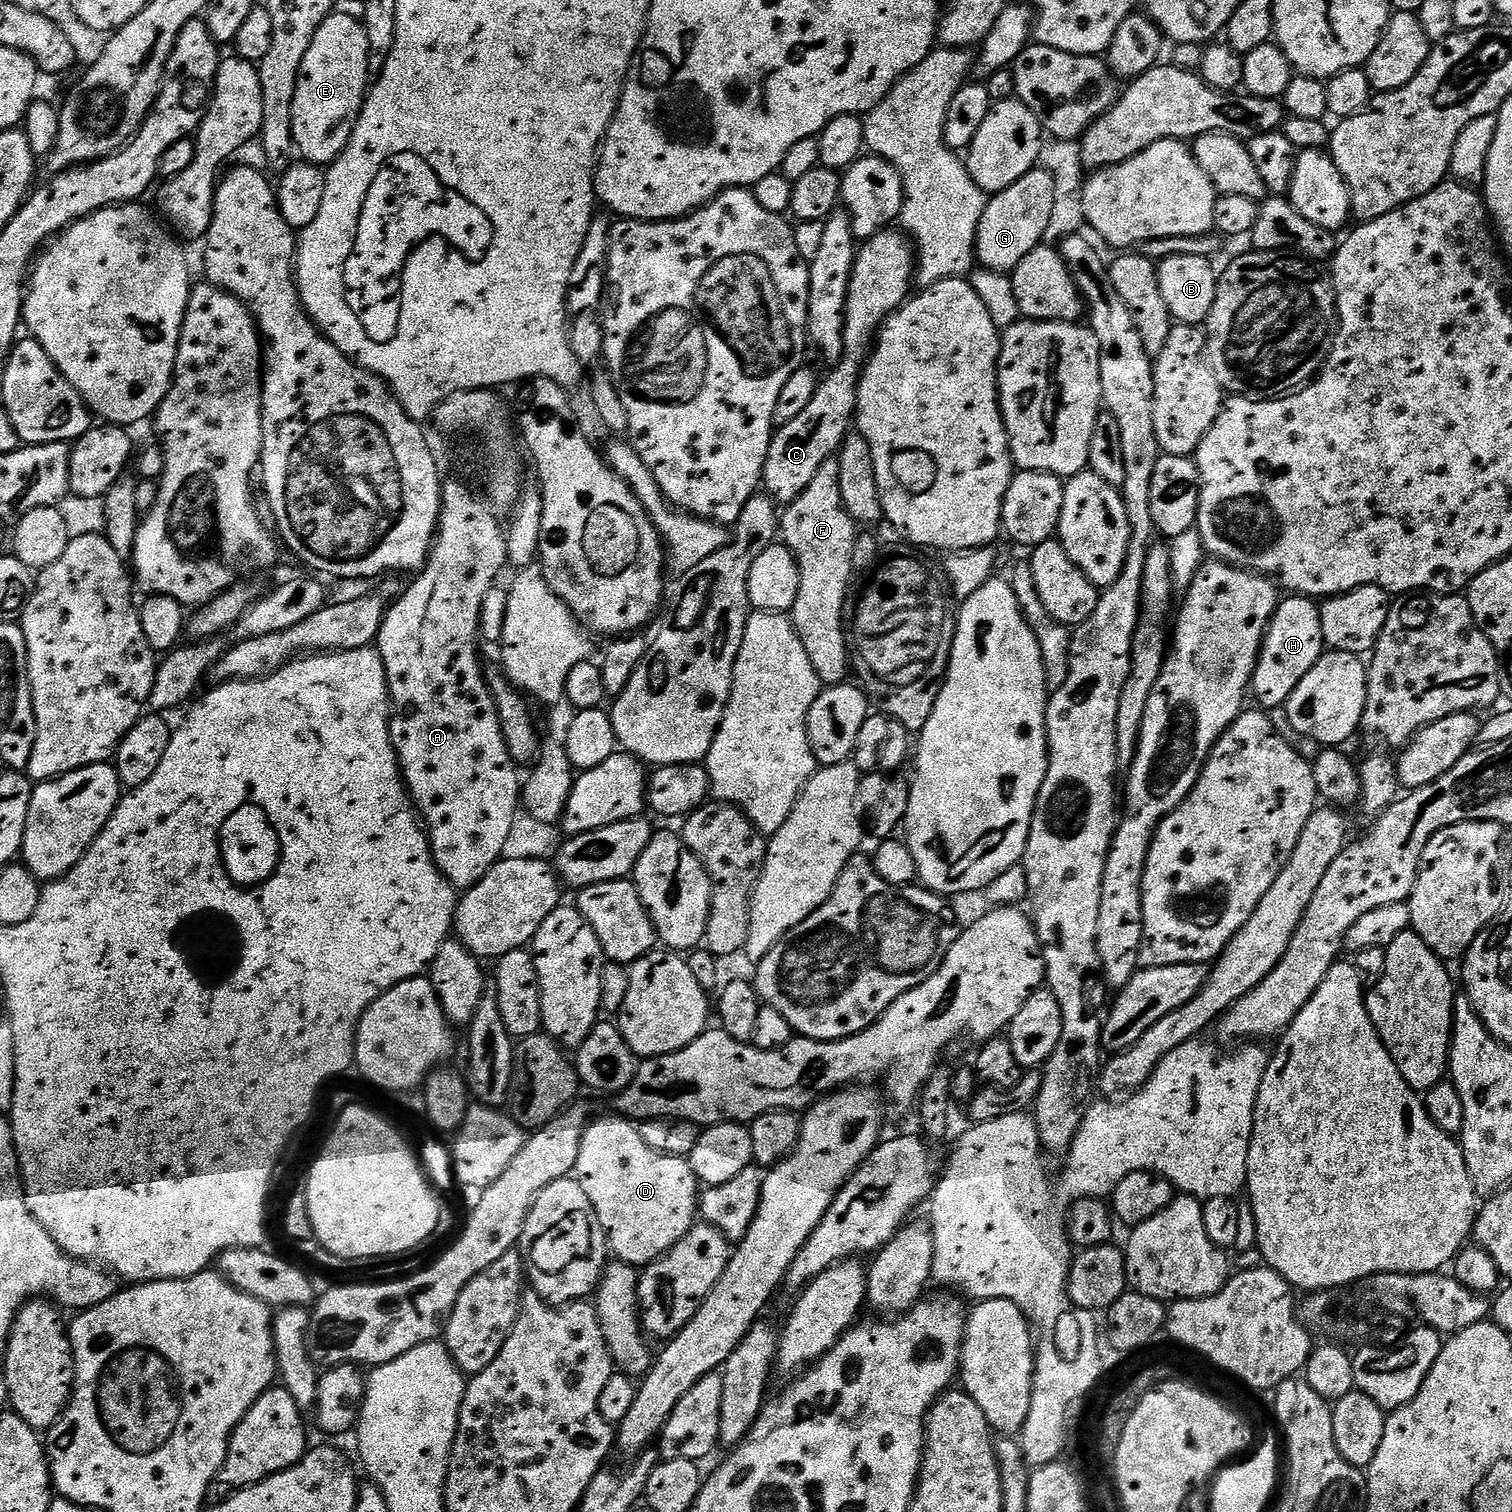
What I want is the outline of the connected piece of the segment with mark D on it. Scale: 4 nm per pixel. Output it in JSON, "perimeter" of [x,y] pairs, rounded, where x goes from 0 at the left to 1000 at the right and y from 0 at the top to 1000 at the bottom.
{"perimeter":[[[407,737],[392,740],[390,743],[386,752],[384,753],[380,779],[385,784],[388,792],[390,792],[390,798],[393,798],[396,808],[398,808],[404,830],[412,836],[428,837],[436,831],[440,831],[461,809],[464,784],[459,776],[457,767],[430,761],[430,758],[425,755],[423,745],[417,740]]]}

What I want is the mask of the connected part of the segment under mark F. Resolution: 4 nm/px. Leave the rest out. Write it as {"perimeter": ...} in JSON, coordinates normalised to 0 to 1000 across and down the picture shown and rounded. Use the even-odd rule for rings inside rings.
{"perimeter":[[[552,303],[544,306],[536,321],[528,327],[524,333],[518,337],[515,352],[519,362],[525,366],[529,378],[528,396],[525,396],[522,405],[528,422],[530,422],[530,427],[533,427],[533,433],[538,440],[538,446],[541,446],[543,453],[559,452],[562,447],[562,423],[560,420],[558,396],[561,394],[561,386],[565,382],[563,370],[567,347],[557,335],[557,321],[554,321]]]}

